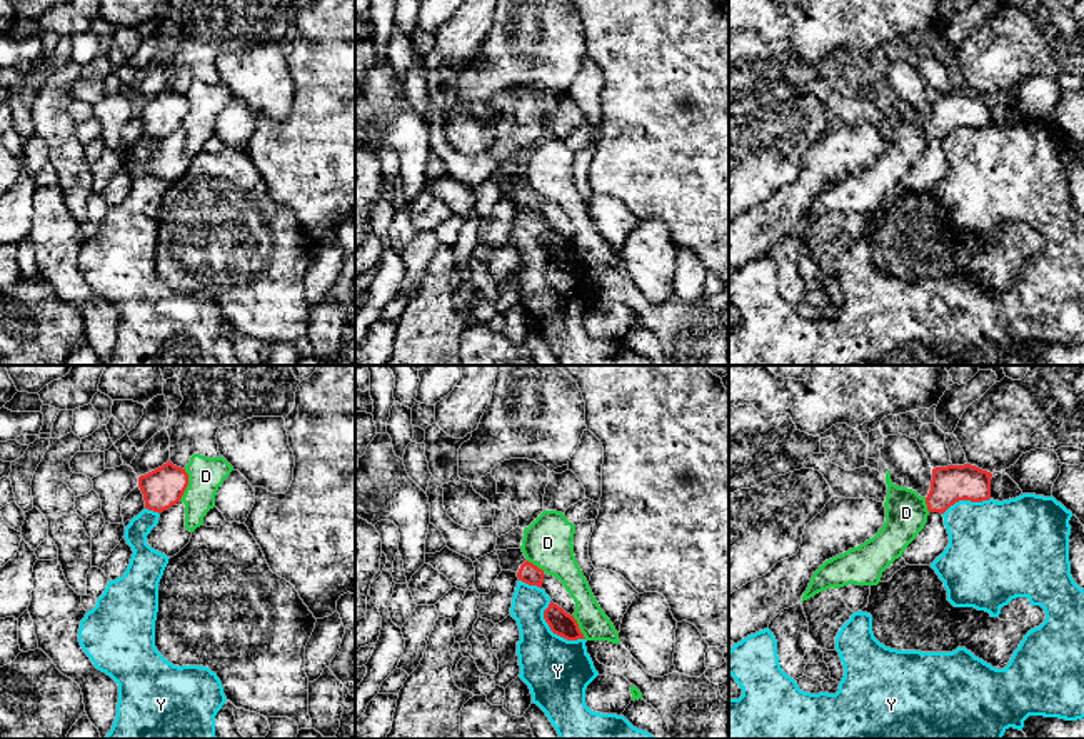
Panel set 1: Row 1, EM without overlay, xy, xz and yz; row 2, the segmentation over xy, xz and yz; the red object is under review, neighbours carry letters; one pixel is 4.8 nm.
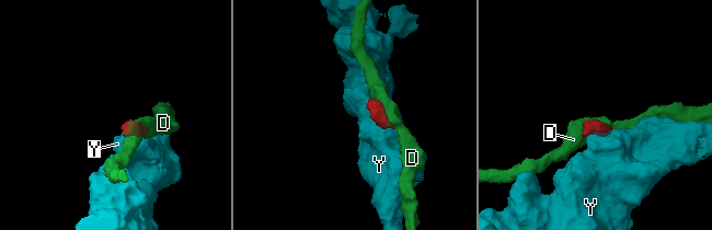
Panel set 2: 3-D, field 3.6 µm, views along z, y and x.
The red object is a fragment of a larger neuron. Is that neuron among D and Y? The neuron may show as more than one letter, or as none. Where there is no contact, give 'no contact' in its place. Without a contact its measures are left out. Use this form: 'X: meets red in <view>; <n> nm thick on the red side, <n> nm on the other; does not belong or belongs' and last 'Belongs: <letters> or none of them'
D: meets red in xy; 190 nm thick on the red side, 170 nm on the other; does not belong
Y: meets red in xz; 120 nm thick on the red side, 320 nm on the other; does not belong
Belongs: none of them

